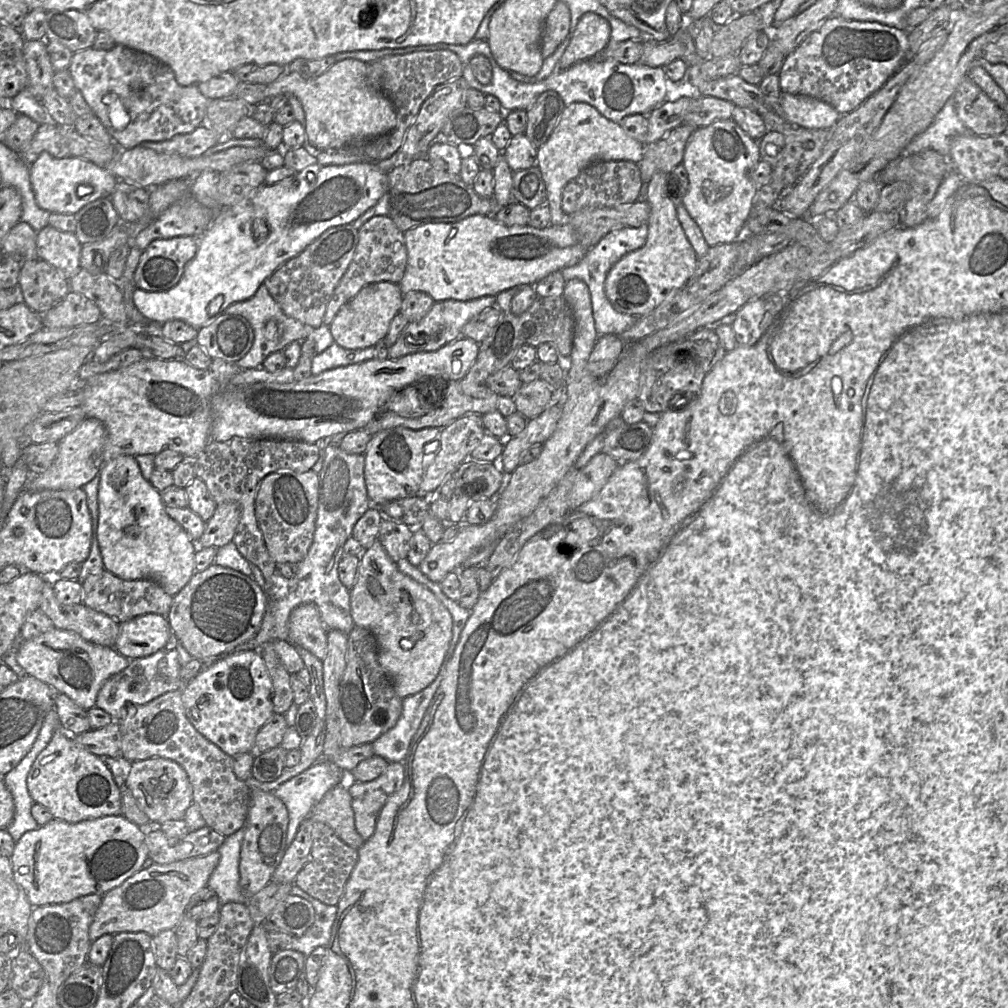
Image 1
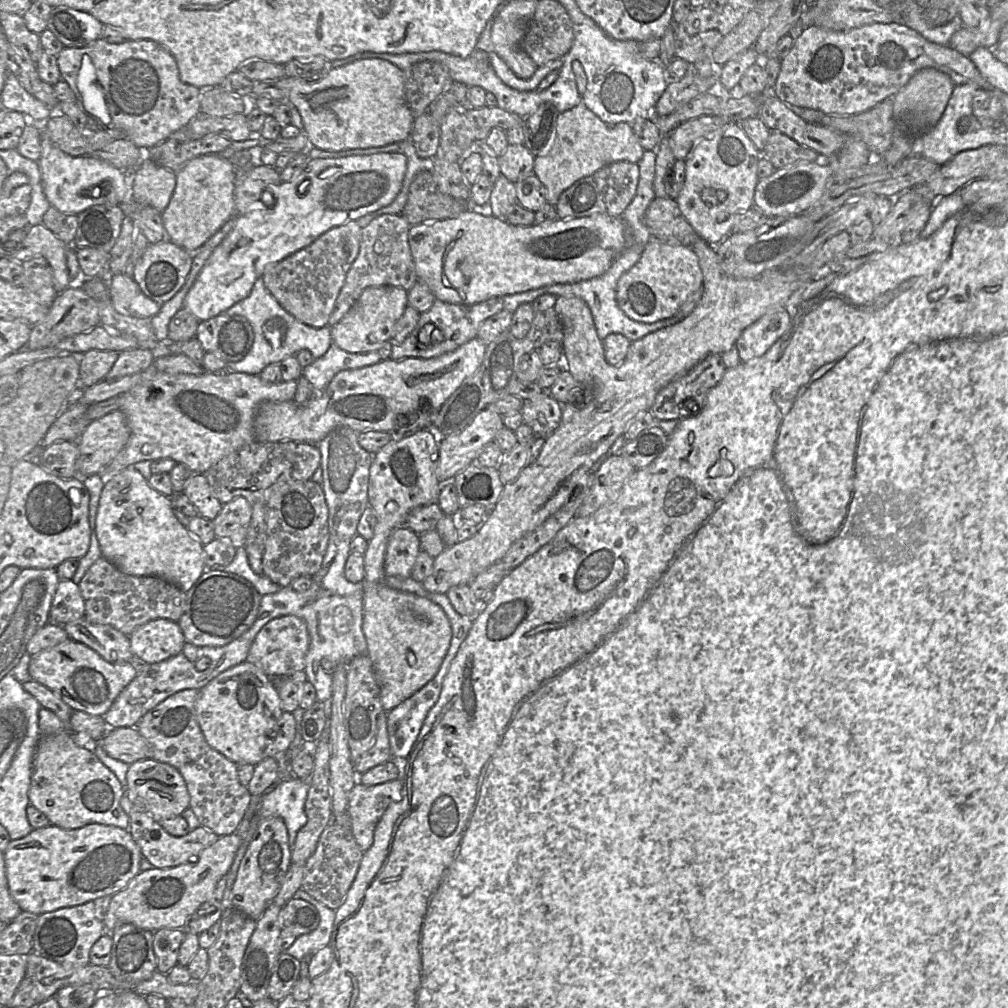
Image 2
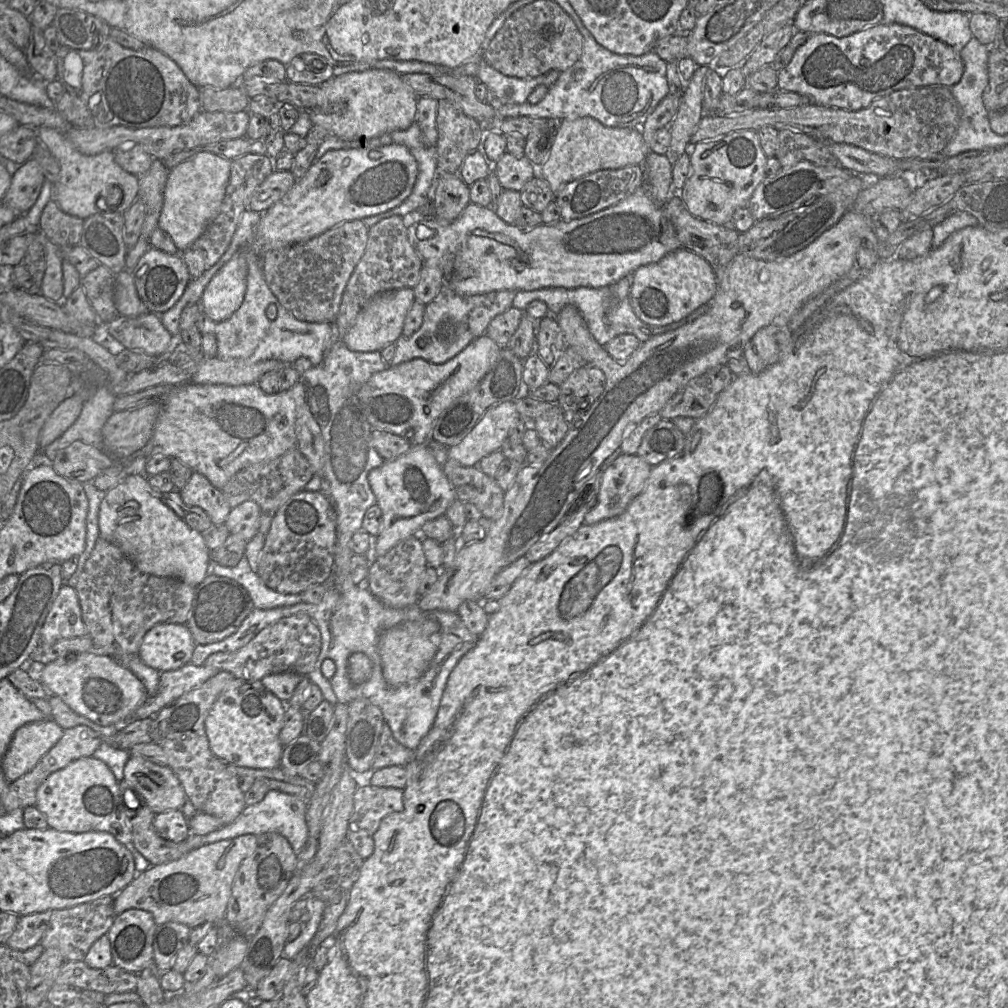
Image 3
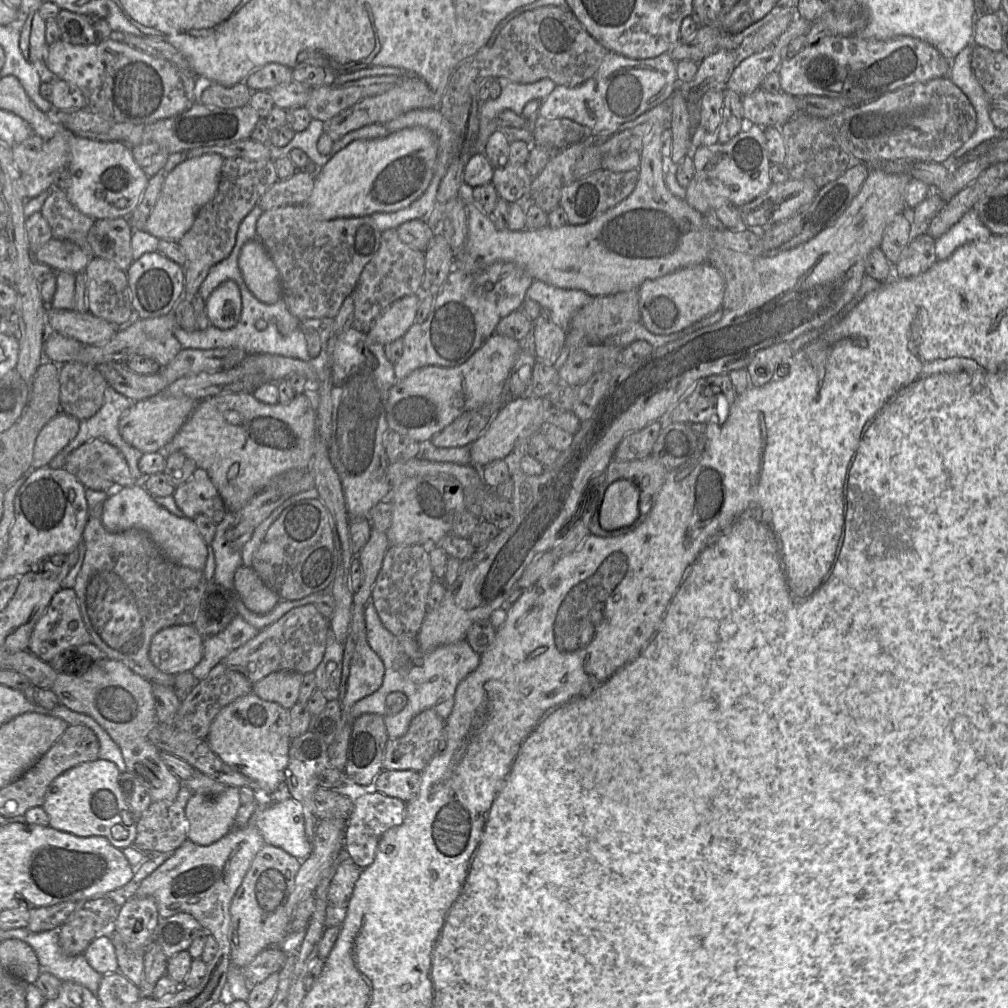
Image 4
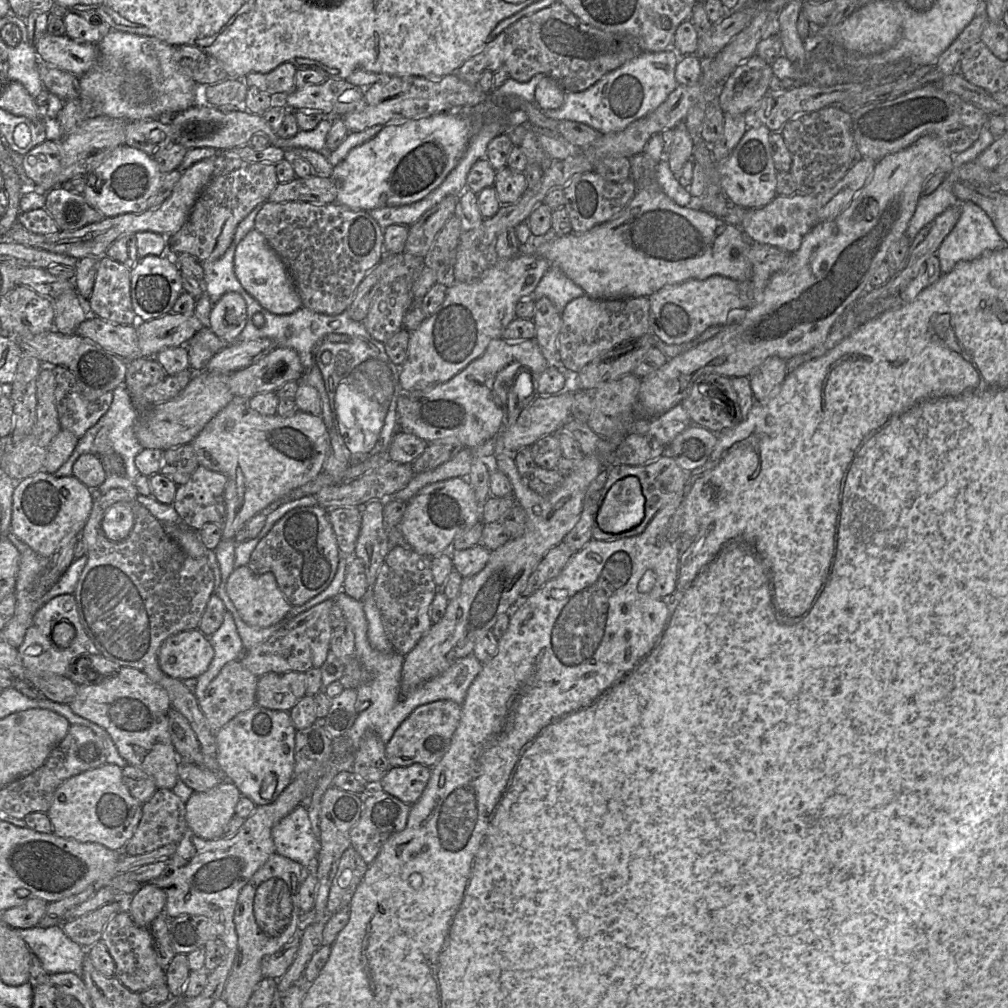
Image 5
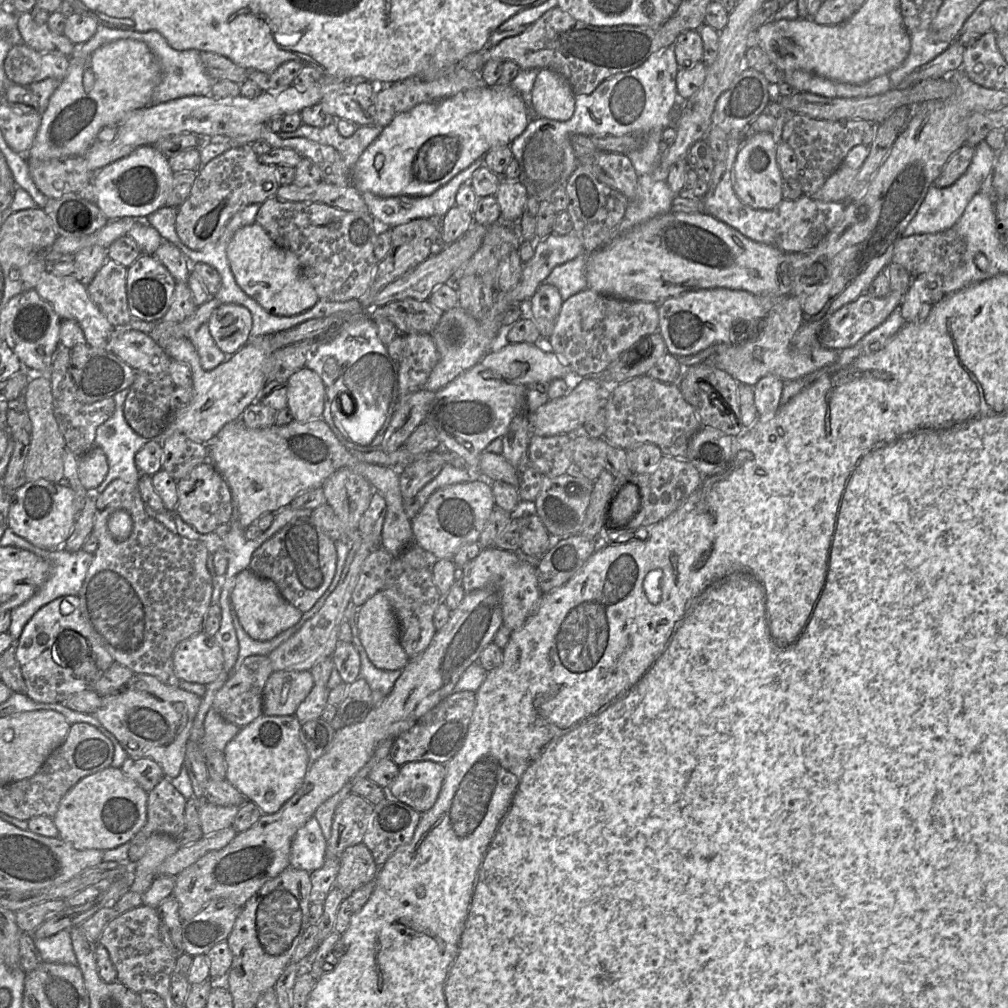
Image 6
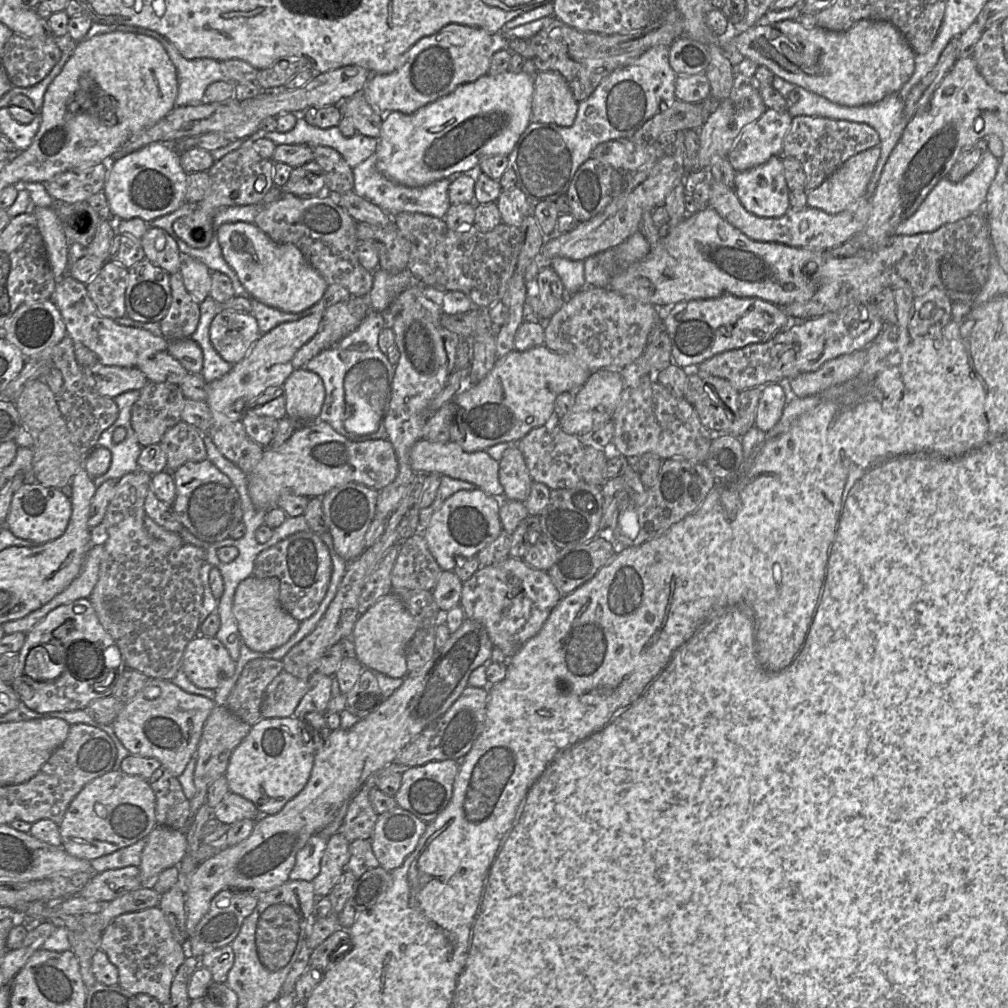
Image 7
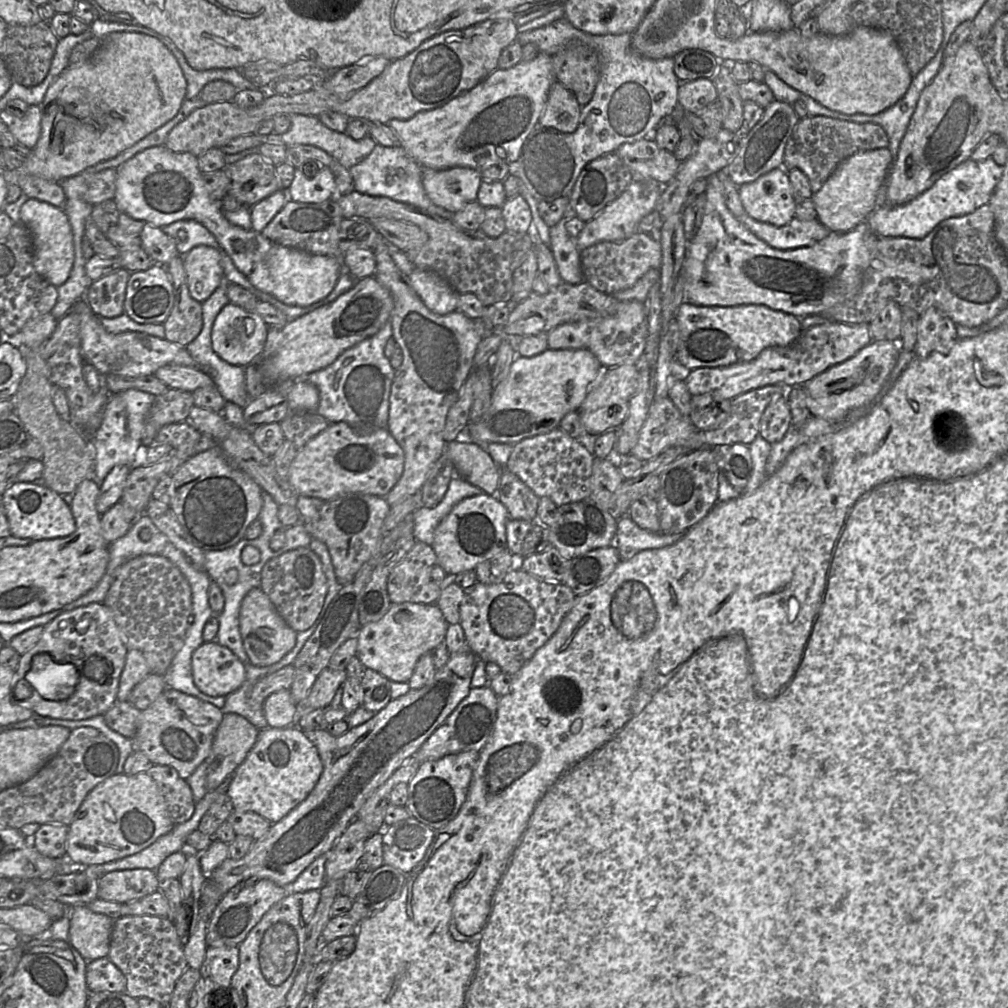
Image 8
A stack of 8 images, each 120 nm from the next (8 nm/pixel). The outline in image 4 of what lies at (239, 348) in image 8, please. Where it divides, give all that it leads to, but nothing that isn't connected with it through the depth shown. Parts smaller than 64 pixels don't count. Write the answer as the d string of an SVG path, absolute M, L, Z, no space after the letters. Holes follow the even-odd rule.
M235 281L222 282L205 302L206 315L213 326L226 330L238 323L242 311L242 298Z

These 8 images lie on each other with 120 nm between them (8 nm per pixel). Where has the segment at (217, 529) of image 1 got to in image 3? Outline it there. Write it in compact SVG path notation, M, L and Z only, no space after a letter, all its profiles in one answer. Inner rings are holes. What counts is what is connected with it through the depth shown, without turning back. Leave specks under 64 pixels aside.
M244 501L231 509L224 525L230 534L237 534L249 541L258 532L260 514L260 507L257 503Z

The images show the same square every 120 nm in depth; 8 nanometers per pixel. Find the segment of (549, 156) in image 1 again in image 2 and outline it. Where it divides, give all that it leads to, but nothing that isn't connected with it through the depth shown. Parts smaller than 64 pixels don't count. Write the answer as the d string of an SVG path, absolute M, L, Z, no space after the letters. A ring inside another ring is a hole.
M581 103L559 114L554 144L547 155L535 157L534 173L547 188L547 201L556 206L562 192L579 179L613 162L638 163L644 152L629 123L605 123Z

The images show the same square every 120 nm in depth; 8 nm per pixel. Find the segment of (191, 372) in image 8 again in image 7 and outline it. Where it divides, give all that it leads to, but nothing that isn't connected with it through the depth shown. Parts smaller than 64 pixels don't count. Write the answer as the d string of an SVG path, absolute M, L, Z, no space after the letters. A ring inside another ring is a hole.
M167 351L158 352L137 364L148 381L179 385L188 371Z

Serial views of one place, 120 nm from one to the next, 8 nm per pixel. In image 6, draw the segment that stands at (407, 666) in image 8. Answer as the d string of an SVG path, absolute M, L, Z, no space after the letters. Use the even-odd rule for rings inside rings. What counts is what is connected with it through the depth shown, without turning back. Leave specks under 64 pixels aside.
M383 592L376 593L358 609L357 628L370 661L378 669L403 670L409 659L400 643L400 630L396 615Z

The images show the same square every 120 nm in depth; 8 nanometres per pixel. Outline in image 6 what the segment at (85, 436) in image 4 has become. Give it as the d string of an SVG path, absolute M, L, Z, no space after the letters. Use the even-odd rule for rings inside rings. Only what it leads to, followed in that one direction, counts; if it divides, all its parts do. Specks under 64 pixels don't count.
M124 389L113 396L115 401L114 413L96 431L95 446L100 447L104 451L109 469L105 479L95 490L95 494L101 494L115 479L121 479L127 483L138 485L139 478L142 475L135 464L135 455L149 440L138 435L124 417L124 404L128 392L128 389Z

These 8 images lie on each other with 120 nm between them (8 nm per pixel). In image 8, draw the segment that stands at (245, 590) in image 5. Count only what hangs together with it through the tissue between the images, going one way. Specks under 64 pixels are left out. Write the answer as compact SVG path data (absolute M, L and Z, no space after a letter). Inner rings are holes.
M261 587L251 589L242 600L239 624L244 649L253 665L272 665L280 661L296 644L298 633L281 617Z

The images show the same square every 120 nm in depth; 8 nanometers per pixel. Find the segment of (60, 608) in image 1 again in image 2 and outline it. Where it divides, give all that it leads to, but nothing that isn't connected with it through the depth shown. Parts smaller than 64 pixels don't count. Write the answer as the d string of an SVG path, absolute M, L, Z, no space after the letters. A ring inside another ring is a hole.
M86 618L63 625L69 638L85 644L111 663L135 663L129 637L110 625L89 622Z

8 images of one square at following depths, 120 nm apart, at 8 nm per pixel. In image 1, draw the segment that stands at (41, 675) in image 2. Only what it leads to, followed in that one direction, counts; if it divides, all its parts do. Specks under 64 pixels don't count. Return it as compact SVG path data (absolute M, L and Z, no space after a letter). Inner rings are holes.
M54 627L38 637L23 641L17 652L17 661L27 675L47 683L82 709L90 710L96 706L97 695L103 683L124 670L130 660L114 647L94 644L73 631Z

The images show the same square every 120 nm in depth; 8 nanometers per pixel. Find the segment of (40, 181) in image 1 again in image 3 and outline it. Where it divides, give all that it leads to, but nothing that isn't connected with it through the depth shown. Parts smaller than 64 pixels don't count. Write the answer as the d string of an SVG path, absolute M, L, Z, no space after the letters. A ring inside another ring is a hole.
M50 127L37 128L37 135L60 165L60 177L53 184L52 199L67 214L83 220L99 212L123 214L138 198L139 177L124 170L115 161L112 150L96 155L82 154L63 132Z

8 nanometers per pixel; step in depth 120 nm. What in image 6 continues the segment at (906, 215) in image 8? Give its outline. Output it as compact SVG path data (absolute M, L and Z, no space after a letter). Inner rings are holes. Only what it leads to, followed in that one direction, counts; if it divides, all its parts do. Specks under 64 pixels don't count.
M985 140L979 142L975 146L975 152L968 169L955 183L949 187L938 188L932 185L929 188L916 215L910 221L902 236L932 234L953 228L973 196L983 190L983 183L986 178L991 177L997 154L998 152L994 151Z

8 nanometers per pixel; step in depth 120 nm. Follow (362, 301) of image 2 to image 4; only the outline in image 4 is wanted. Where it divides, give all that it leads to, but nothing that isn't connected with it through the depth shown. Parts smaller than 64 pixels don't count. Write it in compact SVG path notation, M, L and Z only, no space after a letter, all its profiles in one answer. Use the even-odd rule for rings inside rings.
M422 293L408 295L392 303L367 334L382 345L402 338L415 323L421 295Z

